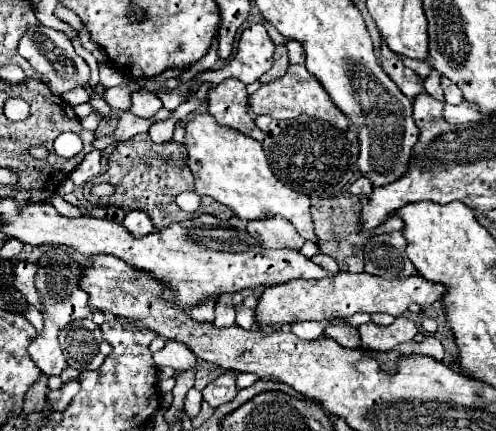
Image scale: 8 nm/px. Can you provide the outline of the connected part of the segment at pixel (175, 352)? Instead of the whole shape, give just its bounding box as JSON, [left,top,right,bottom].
[154,340,196,370]

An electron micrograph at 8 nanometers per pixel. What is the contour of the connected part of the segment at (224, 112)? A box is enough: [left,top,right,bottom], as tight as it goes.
[206,78,264,142]

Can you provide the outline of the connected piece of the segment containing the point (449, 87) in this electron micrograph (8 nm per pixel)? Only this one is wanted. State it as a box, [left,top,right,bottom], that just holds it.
[442,78,464,106]

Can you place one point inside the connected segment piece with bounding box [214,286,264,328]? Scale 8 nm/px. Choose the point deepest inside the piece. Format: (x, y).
(225, 306)

